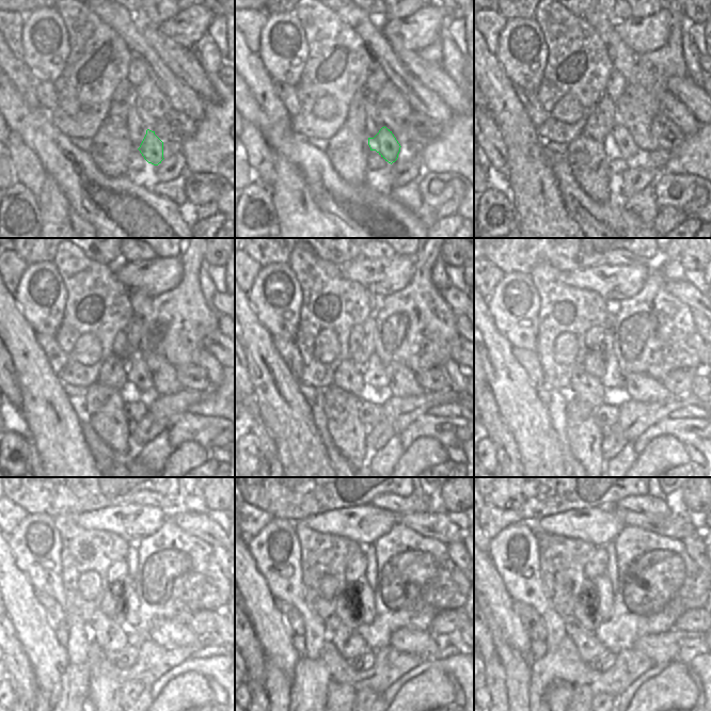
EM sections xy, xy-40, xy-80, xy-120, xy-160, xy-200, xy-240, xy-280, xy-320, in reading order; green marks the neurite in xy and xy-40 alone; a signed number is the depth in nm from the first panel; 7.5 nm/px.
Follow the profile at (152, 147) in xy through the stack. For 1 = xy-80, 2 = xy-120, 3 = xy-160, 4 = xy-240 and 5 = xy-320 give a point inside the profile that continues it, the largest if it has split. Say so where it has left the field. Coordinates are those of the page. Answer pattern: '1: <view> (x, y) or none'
1: xy-80 (618, 142)
2: xy-120 (138, 375)
3: xy-160 (375, 376)
4: xy-240 (131, 616)
5: xy-320 (600, 589)

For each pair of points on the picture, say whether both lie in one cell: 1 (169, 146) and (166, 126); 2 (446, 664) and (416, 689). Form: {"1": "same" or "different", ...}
{"1": "different", "2": "different"}

